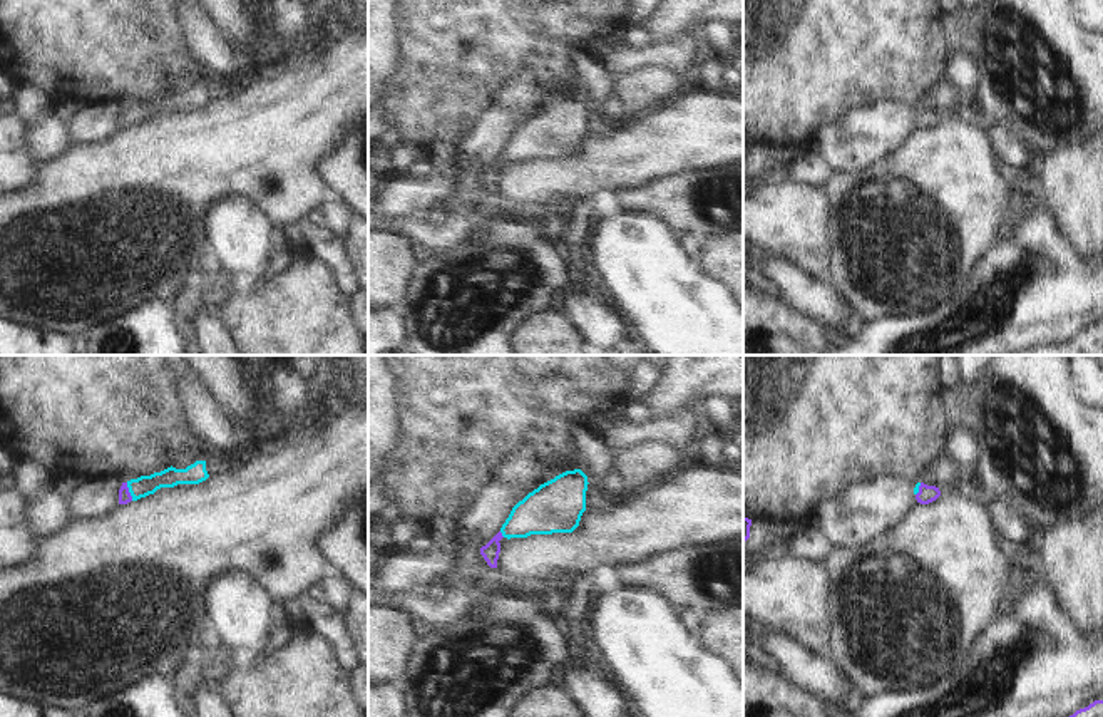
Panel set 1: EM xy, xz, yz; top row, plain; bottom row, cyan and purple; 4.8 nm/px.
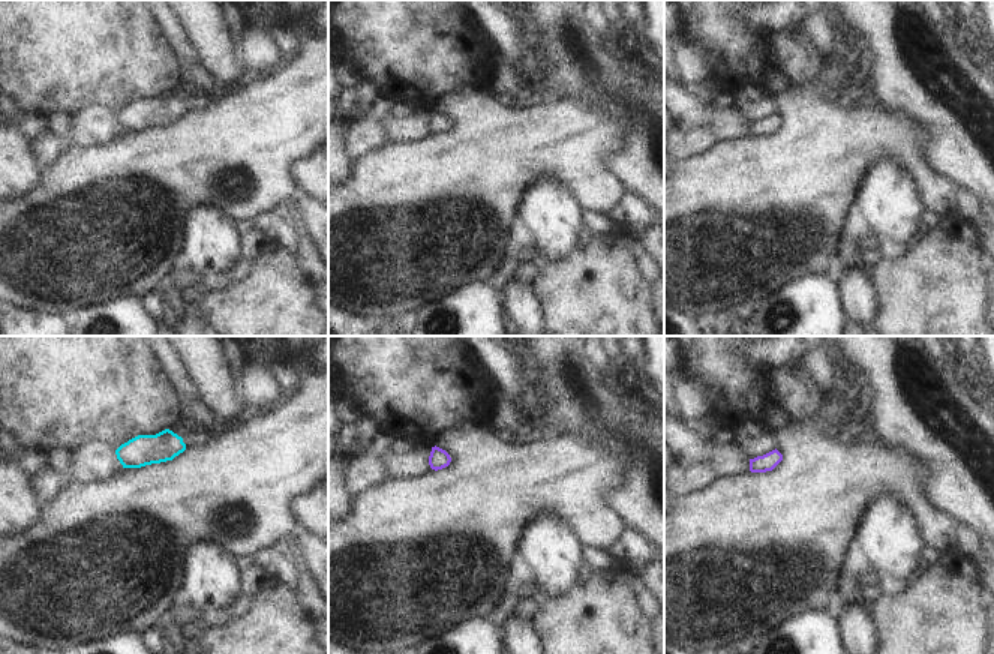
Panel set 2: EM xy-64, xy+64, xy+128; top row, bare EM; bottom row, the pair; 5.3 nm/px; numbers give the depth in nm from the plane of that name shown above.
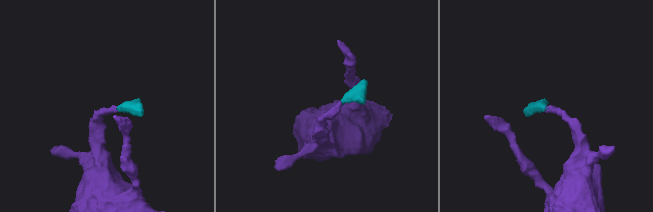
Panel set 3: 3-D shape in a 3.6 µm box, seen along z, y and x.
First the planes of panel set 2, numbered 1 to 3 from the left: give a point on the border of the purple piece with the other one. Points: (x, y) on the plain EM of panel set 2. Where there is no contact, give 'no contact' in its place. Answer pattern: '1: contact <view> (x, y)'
1: no contact
2: no contact
3: no contact

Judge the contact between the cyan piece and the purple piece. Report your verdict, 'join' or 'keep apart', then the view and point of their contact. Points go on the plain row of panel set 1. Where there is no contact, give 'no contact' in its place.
join; contact xy (129, 116)

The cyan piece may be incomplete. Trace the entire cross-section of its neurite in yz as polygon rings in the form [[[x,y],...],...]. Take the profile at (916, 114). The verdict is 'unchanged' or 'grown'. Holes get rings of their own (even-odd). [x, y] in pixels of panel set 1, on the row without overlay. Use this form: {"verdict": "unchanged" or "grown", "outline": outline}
{"verdict": "grown", "outline": [[[917,107],[914,112],[914,119],[916,119],[917,127],[929,129],[941,121],[941,116],[936,111],[927,111],[924,107]]]}

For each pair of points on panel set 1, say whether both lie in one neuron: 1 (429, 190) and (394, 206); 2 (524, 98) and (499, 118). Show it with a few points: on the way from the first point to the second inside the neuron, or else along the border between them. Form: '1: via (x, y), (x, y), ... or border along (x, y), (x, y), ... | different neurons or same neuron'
1: via (420, 193), (407, 193), (402, 198) | same neuron
2: via (518, 101), (506, 113) | same neuron

